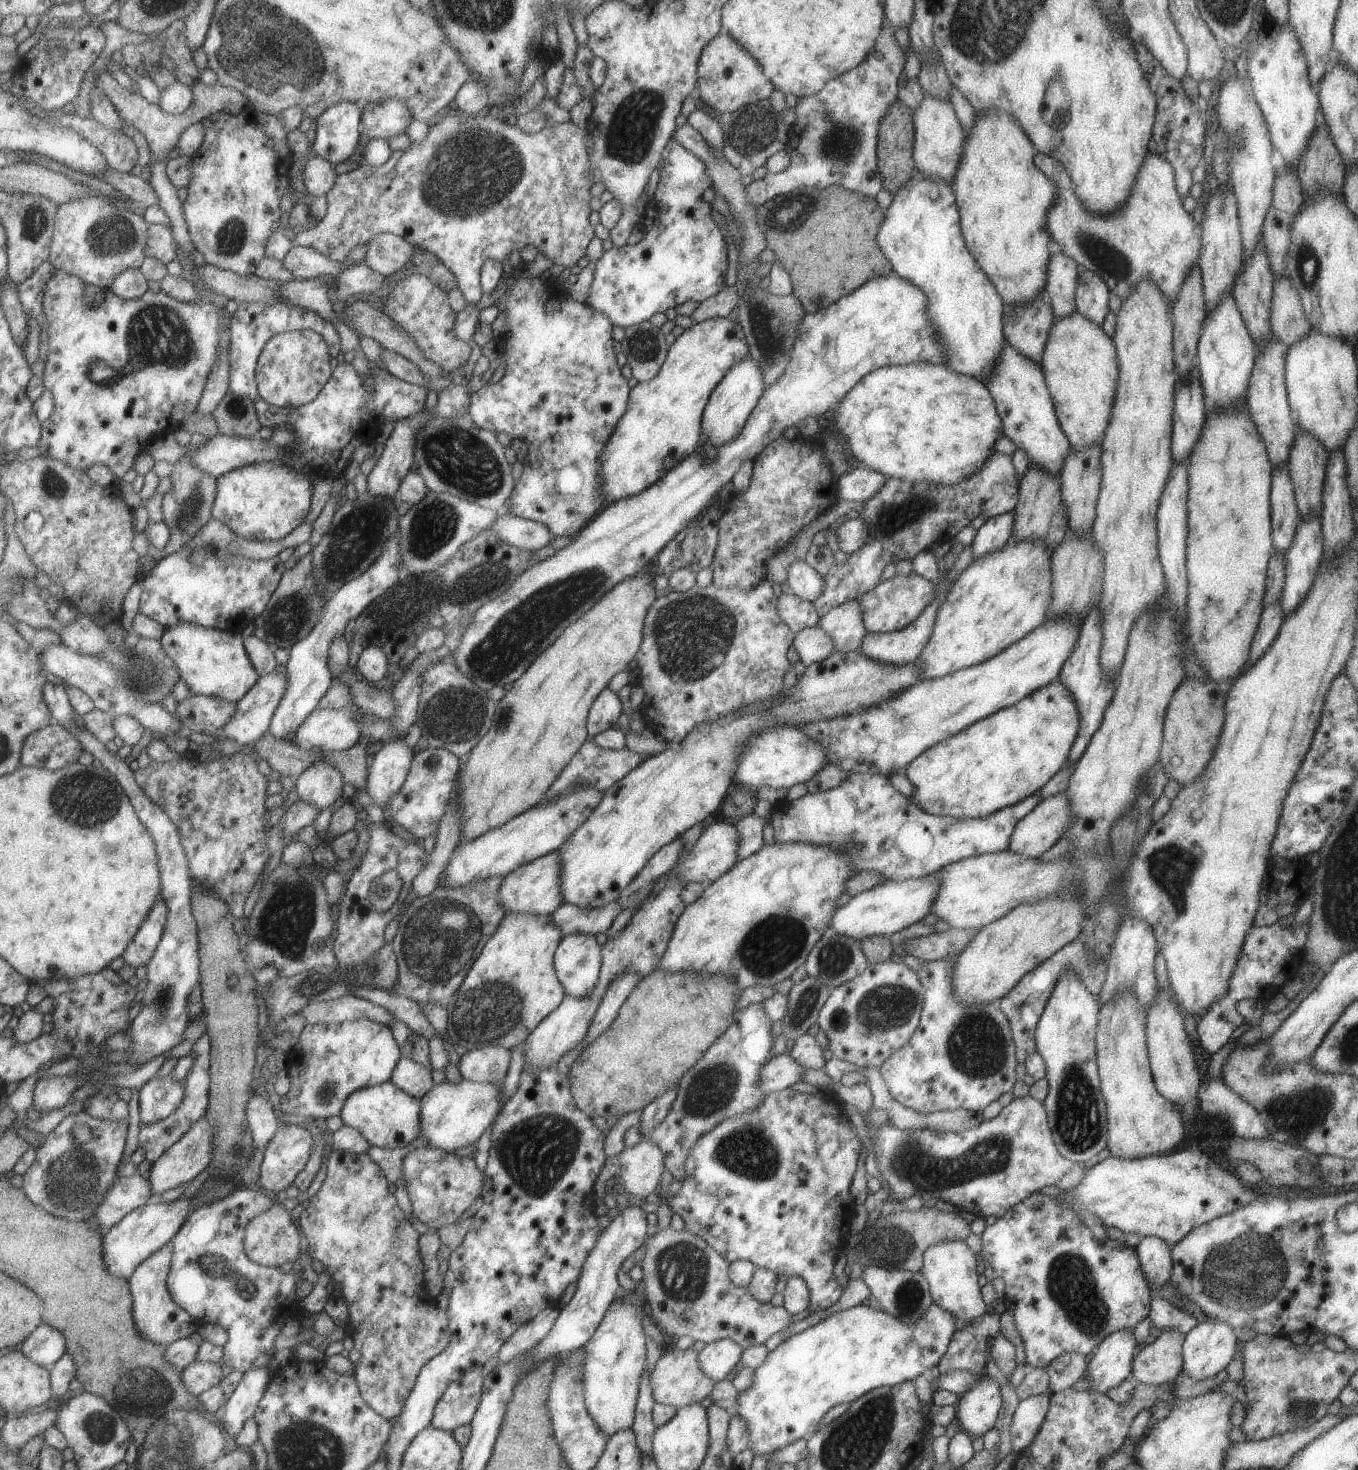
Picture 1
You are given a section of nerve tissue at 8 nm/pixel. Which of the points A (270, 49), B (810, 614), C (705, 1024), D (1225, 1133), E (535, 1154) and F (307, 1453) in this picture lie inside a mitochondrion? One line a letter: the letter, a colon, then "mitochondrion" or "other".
A: mitochondrion
B: other
C: other
D: other
E: mitochondrion
F: mitochondrion

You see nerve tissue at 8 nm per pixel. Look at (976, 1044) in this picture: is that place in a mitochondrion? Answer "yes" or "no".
yes

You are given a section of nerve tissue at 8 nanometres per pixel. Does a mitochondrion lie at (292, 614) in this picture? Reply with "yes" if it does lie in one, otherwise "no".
yes

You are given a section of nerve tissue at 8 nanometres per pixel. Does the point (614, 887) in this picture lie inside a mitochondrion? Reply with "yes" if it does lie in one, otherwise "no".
no

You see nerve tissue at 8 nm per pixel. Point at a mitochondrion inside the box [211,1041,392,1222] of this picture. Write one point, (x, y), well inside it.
(324, 1094)

